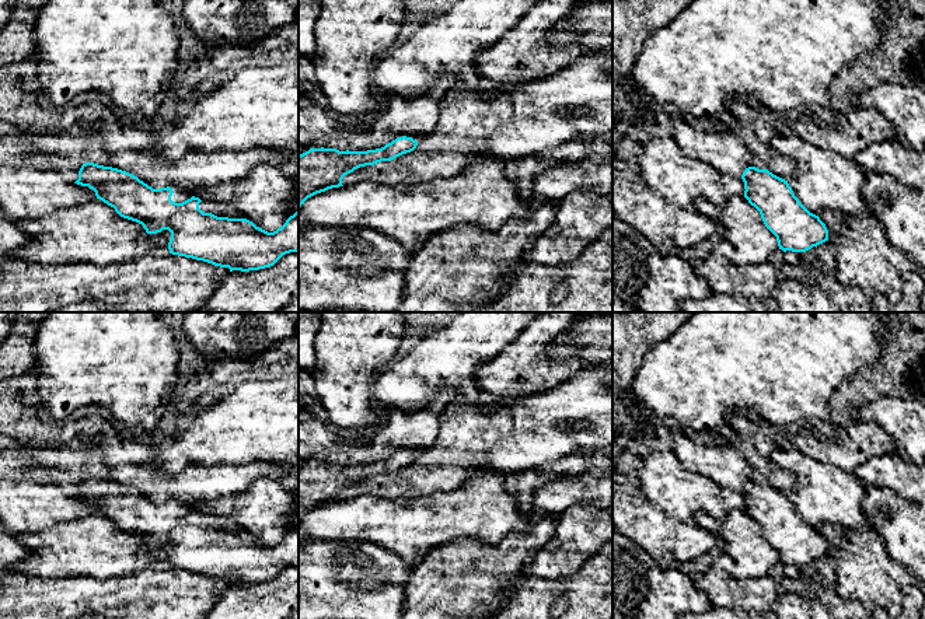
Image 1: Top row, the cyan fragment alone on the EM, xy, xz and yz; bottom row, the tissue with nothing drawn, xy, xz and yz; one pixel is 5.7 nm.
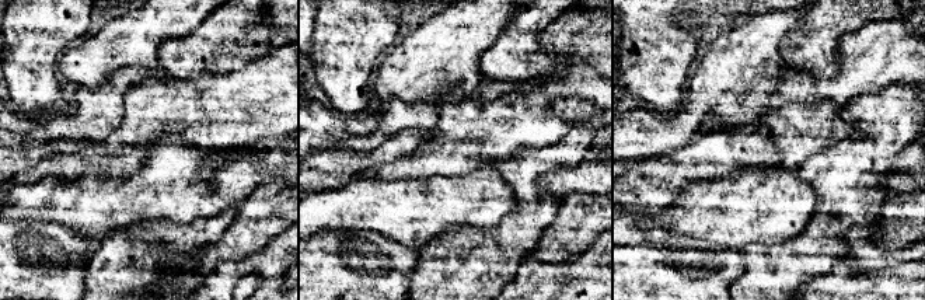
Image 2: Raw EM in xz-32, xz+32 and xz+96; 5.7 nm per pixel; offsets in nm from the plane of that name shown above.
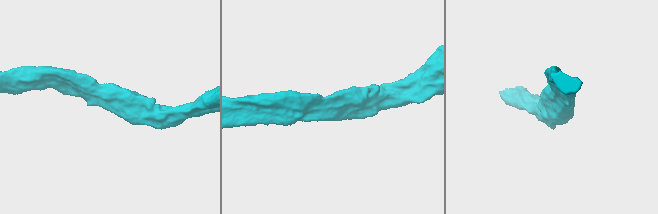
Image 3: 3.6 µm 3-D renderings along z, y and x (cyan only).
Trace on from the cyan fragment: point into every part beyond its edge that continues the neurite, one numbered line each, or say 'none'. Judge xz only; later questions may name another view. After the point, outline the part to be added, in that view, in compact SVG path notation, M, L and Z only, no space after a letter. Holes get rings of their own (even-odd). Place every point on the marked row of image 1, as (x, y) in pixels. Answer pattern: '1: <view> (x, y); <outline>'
none

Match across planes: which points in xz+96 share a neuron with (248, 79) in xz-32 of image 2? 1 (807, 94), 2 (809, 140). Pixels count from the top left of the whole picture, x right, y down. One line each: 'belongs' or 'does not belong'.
1: does not belong
2: belongs

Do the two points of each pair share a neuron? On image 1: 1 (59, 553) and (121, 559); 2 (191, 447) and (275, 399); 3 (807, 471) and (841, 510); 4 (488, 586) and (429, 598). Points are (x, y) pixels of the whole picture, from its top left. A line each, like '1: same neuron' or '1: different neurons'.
1: same neuron
2: same neuron
3: same neuron
4: same neuron

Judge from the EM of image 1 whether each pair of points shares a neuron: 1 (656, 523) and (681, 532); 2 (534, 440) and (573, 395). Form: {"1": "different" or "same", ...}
{"1": "same", "2": "same"}

